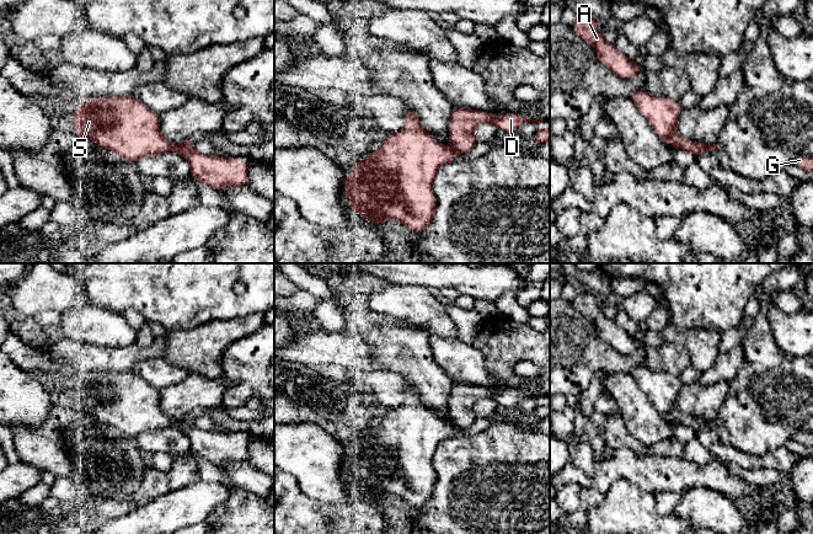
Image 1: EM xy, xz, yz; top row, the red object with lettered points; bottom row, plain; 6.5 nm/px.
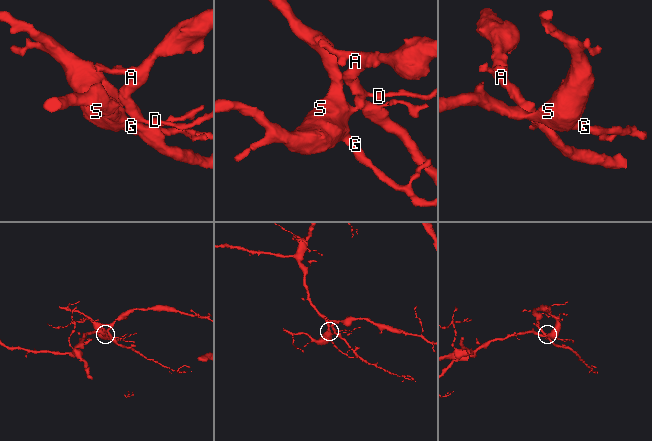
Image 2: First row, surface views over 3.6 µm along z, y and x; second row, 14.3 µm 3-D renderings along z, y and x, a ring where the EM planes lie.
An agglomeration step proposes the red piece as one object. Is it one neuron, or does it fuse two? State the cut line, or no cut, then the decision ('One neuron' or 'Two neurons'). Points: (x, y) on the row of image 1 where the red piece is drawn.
Split along xz (450, 149), (455, 154). Two neurons

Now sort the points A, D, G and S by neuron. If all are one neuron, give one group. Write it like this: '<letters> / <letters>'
A D / G S

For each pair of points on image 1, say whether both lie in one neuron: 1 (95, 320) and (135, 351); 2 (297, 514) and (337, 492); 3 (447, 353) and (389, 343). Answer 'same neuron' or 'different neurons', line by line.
1: different neurons
2: different neurons
3: different neurons

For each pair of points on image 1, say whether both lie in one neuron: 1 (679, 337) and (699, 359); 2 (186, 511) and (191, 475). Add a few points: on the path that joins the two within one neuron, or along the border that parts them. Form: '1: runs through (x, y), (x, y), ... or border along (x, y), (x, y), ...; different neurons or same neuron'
1: runs through (685, 340), (699, 353); same neuron
2: border along (199, 479), (171, 490); different neurons

